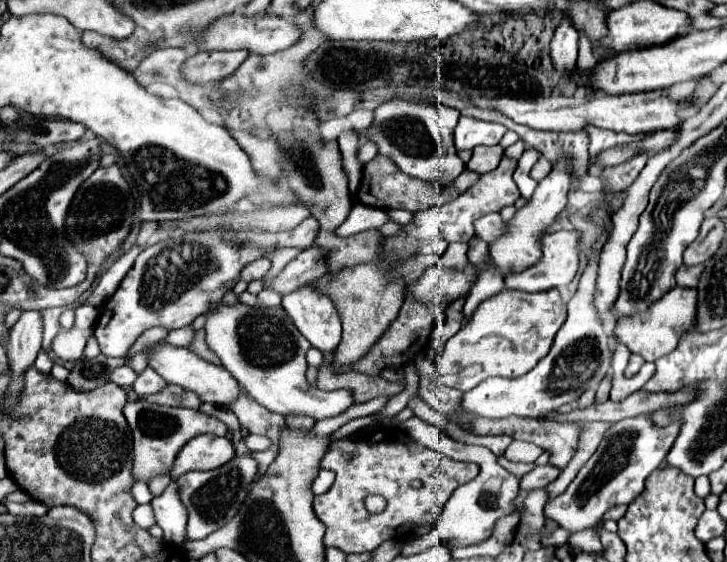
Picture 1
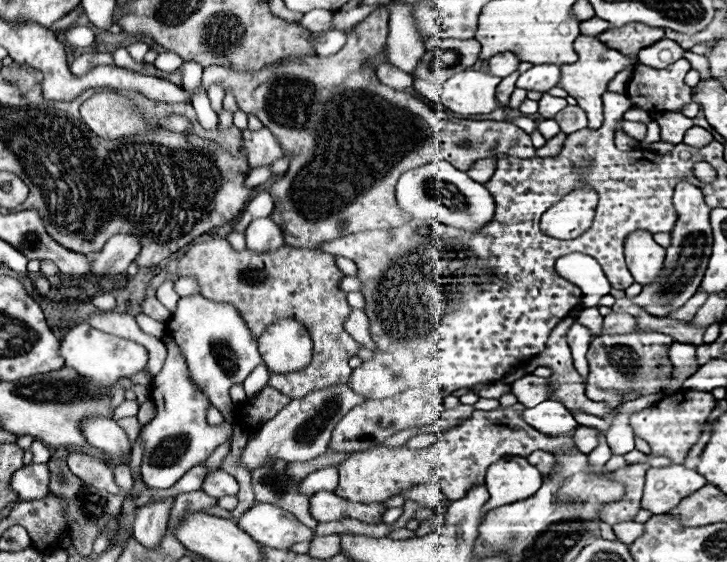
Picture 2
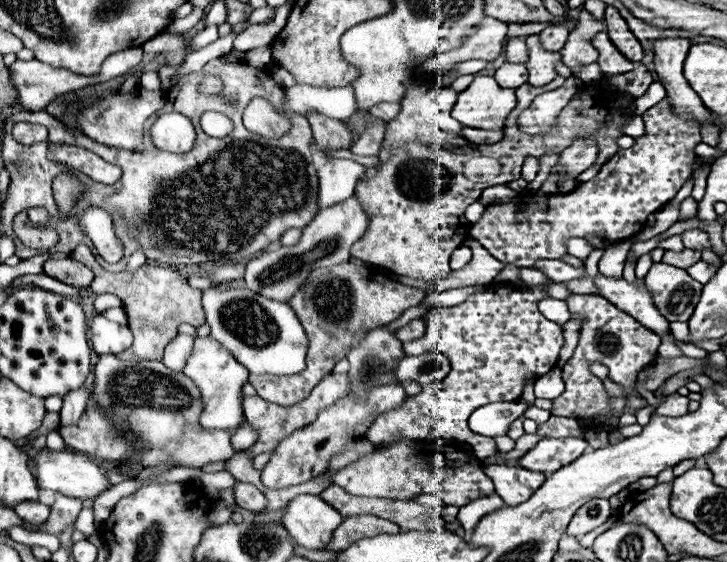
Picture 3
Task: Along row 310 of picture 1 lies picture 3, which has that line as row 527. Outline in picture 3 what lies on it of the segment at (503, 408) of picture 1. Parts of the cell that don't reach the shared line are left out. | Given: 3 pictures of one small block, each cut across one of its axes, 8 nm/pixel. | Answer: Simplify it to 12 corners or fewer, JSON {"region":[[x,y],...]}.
{"region":[[590,500],[572,516],[566,534],[584,536],[610,516],[608,500]]}

